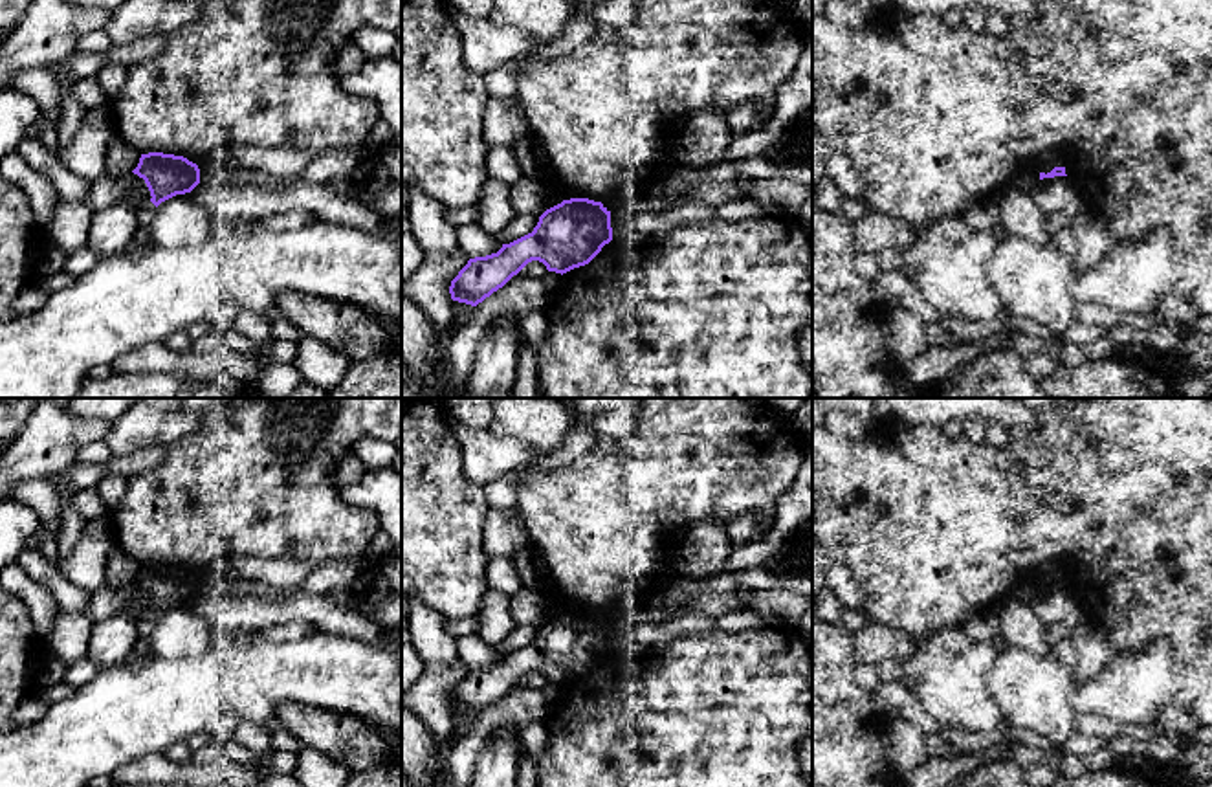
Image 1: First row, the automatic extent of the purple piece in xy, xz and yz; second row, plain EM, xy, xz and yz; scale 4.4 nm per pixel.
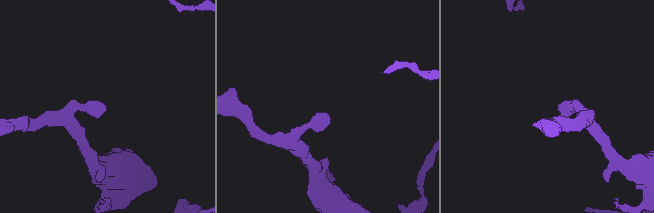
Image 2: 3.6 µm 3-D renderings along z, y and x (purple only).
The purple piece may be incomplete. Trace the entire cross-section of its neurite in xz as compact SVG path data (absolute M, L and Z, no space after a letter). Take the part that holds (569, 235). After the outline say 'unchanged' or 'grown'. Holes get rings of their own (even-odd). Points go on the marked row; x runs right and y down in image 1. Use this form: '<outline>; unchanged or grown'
M563 200L539 216L532 233L497 253L469 259L451 281L451 299L477 306L532 260L563 275L589 264L611 240L611 211L601 202Z; unchanged

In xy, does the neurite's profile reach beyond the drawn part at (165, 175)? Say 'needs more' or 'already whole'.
already whole

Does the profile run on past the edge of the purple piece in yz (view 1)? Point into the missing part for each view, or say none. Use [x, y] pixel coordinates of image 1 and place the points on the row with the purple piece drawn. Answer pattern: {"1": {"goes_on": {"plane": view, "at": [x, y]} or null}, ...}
{"1": {"goes_on": null}}

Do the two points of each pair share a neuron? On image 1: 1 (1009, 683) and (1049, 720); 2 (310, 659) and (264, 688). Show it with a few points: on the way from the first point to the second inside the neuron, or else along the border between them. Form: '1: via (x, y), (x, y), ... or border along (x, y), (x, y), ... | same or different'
1: via (1018, 688), (1040, 710) | same
2: via (299, 670), (281, 672), (275, 677) | same

